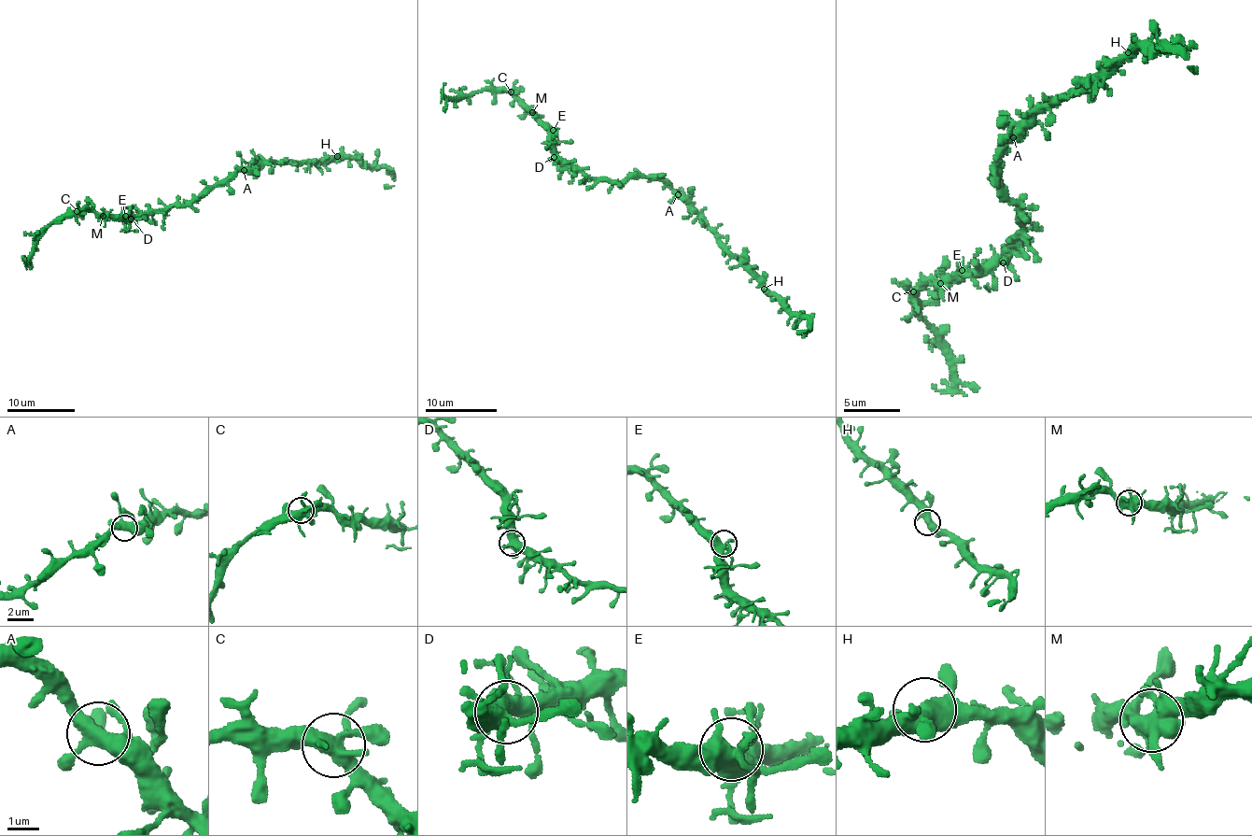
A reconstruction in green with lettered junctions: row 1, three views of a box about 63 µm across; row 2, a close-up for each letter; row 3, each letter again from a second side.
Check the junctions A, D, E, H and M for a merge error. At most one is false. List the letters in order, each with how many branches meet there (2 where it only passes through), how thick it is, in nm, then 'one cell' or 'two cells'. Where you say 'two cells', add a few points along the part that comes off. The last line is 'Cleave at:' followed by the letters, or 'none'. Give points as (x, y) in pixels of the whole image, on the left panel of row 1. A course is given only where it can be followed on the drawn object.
A: 5 | 440 nm | one cell
D: 5 | 440 nm | one cell
E: 5 | 440 nm | one cell
H: 4 | 440 nm | one cell
M: 6 | 480 nm | one cell
Cleave at: none

